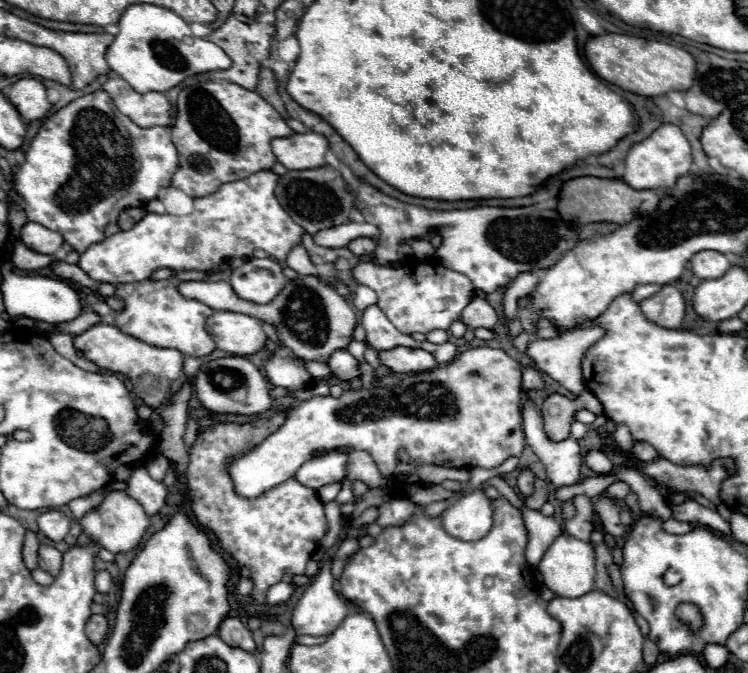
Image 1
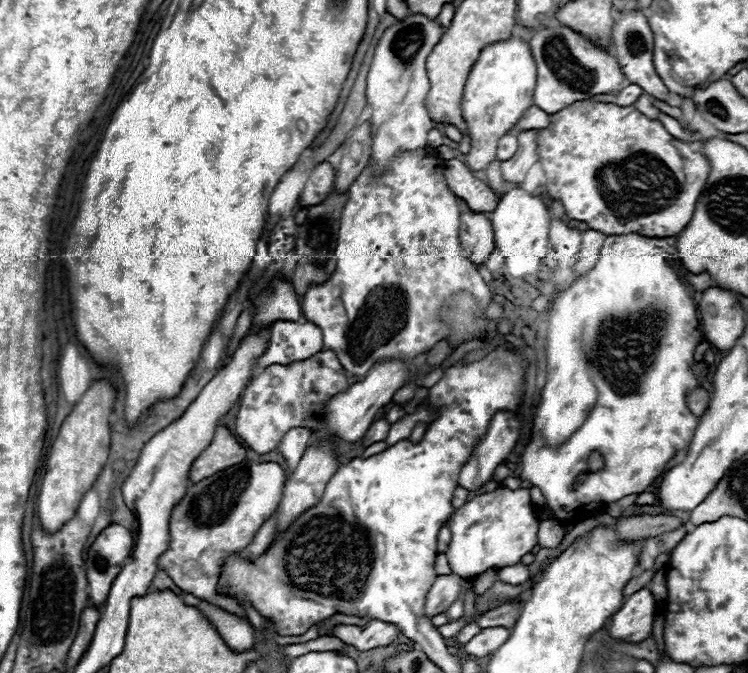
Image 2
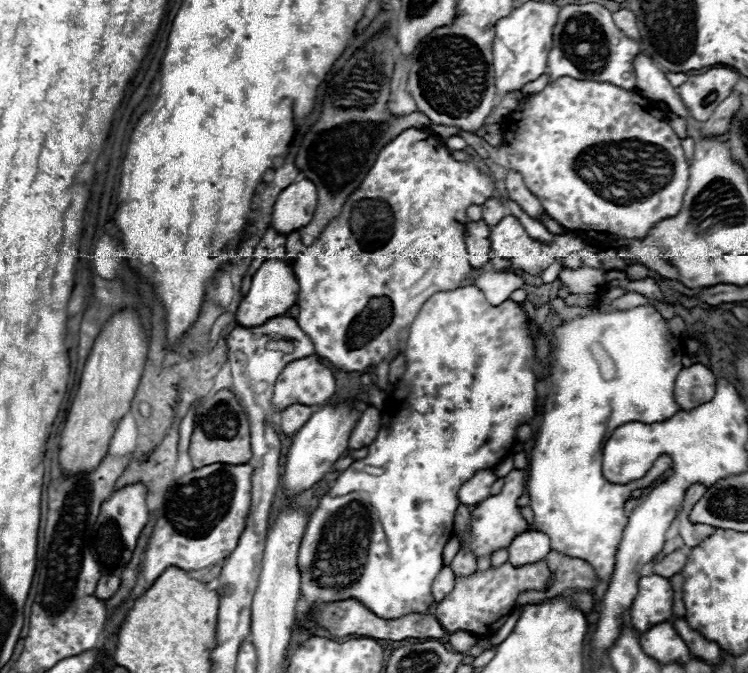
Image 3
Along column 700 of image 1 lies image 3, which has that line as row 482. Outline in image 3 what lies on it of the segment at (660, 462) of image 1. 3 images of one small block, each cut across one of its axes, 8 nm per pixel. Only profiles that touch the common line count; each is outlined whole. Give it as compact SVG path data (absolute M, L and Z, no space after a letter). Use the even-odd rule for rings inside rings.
M480 470L476 472L468 482L462 484L460 492L458 492L458 500L460 504L466 504L466 506L474 506L482 500L486 500L490 496L490 488L492 484L496 482L498 478L494 476L492 470Z

